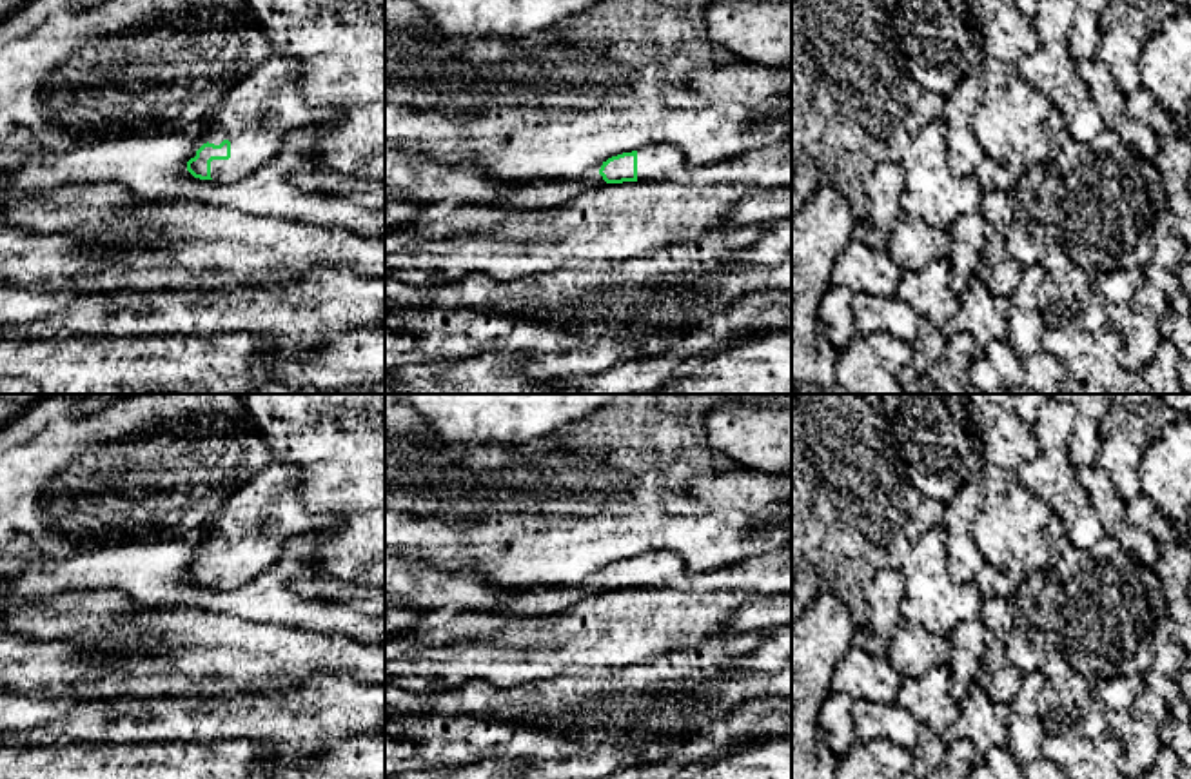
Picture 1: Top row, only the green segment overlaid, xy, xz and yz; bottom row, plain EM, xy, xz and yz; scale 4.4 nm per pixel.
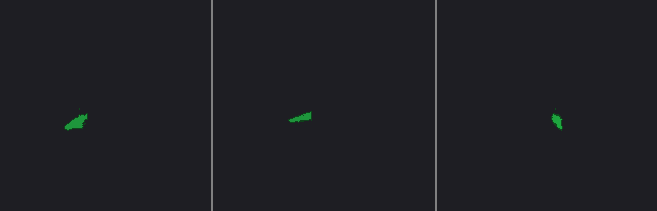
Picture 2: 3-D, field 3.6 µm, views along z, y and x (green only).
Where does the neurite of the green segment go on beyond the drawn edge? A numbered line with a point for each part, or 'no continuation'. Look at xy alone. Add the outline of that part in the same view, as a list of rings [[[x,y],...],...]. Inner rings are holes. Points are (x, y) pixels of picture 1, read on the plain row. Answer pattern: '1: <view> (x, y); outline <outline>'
1: xy (242, 523); outline [[[272,463],[241,485],[198,534],[205,550],[231,548],[231,565],[211,568],[212,588],[252,581],[274,565],[287,539],[327,532],[340,521],[338,514],[307,510],[298,476],[298,468]]]

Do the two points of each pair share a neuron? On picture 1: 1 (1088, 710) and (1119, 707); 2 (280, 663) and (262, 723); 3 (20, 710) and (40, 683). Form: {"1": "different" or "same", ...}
{"1": "different", "2": "different", "3": "different"}

